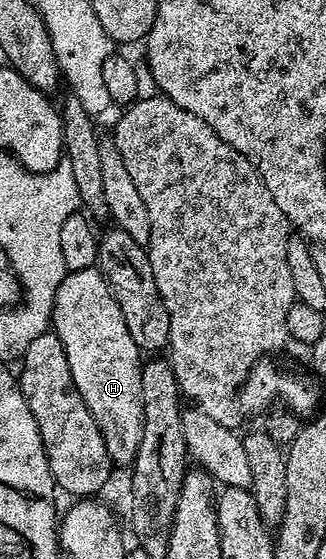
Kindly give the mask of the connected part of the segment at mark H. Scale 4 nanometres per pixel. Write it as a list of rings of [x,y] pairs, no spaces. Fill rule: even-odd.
[[[83,268],[62,275],[53,303],[51,328],[57,333],[59,342],[63,342],[71,378],[87,410],[91,410],[99,434],[103,434],[103,446],[107,446],[110,461],[114,465],[132,465],[143,438],[143,352],[131,338],[120,306],[100,270]]]

